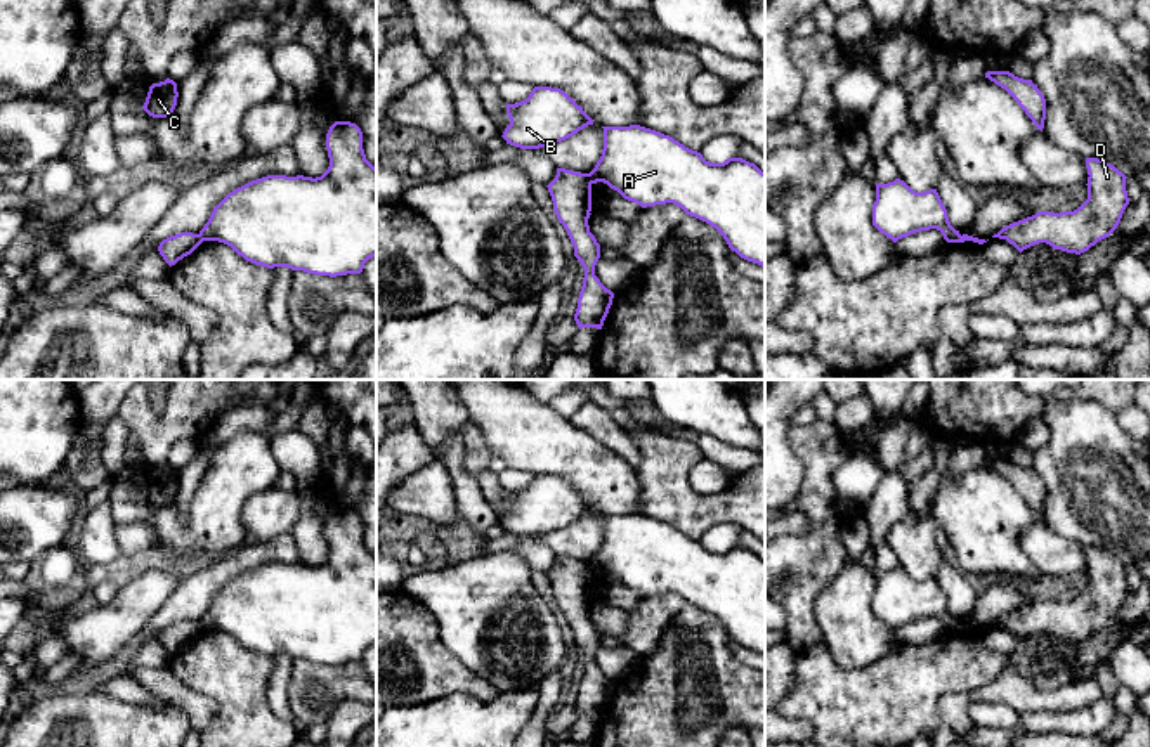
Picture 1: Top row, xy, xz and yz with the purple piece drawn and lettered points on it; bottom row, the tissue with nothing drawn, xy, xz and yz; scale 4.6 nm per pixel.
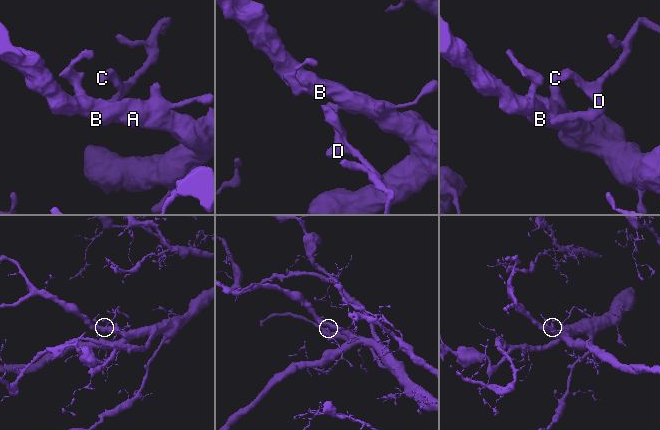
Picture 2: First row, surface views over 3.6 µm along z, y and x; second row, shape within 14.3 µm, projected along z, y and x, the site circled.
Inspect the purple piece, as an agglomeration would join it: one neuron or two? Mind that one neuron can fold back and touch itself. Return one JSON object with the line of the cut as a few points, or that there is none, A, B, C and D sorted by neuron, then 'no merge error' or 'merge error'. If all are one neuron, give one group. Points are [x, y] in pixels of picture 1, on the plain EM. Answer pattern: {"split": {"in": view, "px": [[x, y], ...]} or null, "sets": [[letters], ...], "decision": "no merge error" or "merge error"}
{"split": {"in": "xz", "px": [[587, 562], [592, 571]]}, "sets": [["A", "B"], ["C", "D"]], "decision": "merge error"}

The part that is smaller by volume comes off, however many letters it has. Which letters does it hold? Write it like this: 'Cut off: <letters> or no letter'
Cut off: C, D

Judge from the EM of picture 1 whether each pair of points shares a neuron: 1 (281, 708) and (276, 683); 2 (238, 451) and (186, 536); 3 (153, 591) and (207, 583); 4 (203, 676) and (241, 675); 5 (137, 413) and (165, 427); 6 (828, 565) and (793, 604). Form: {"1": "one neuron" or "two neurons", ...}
{"1": "one neuron", "2": "one neuron", "3": "two neurons", "4": "one neuron", "5": "one neuron", "6": "one neuron"}

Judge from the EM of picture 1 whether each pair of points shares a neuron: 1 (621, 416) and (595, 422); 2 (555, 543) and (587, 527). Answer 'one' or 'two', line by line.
1: two
2: one

